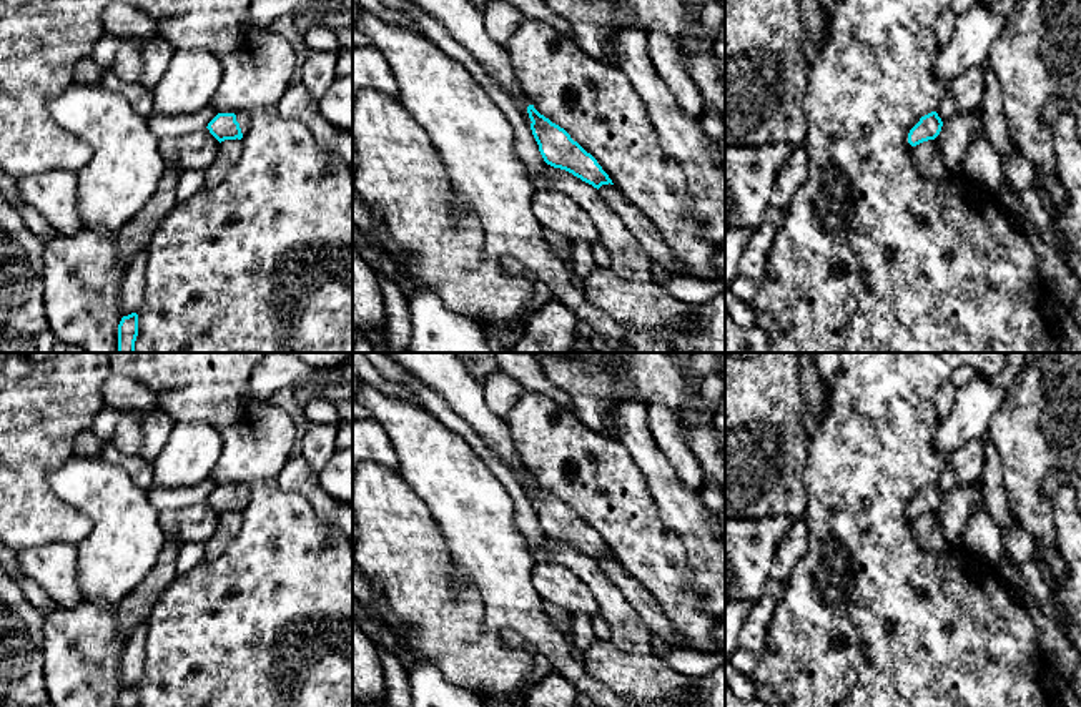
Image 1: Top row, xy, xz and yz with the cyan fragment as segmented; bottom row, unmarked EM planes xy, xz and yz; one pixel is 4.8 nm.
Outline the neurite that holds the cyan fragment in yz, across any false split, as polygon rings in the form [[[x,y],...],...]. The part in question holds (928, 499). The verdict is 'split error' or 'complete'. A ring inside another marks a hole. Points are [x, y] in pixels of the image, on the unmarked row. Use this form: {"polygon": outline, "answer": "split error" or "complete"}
{"polygon": [[[931,484],[920,491],[920,494],[910,502],[908,516],[916,519],[923,514],[935,512],[941,504],[943,494],[936,484]]], "answer": "complete"}

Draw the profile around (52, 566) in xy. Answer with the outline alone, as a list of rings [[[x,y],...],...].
[[[40,544],[17,552],[17,559],[22,574],[33,579],[60,607],[73,609],[85,601],[75,544]]]

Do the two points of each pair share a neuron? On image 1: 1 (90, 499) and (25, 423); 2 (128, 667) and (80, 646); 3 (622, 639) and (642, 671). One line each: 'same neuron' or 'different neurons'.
1: different neurons
2: different neurons
3: different neurons

